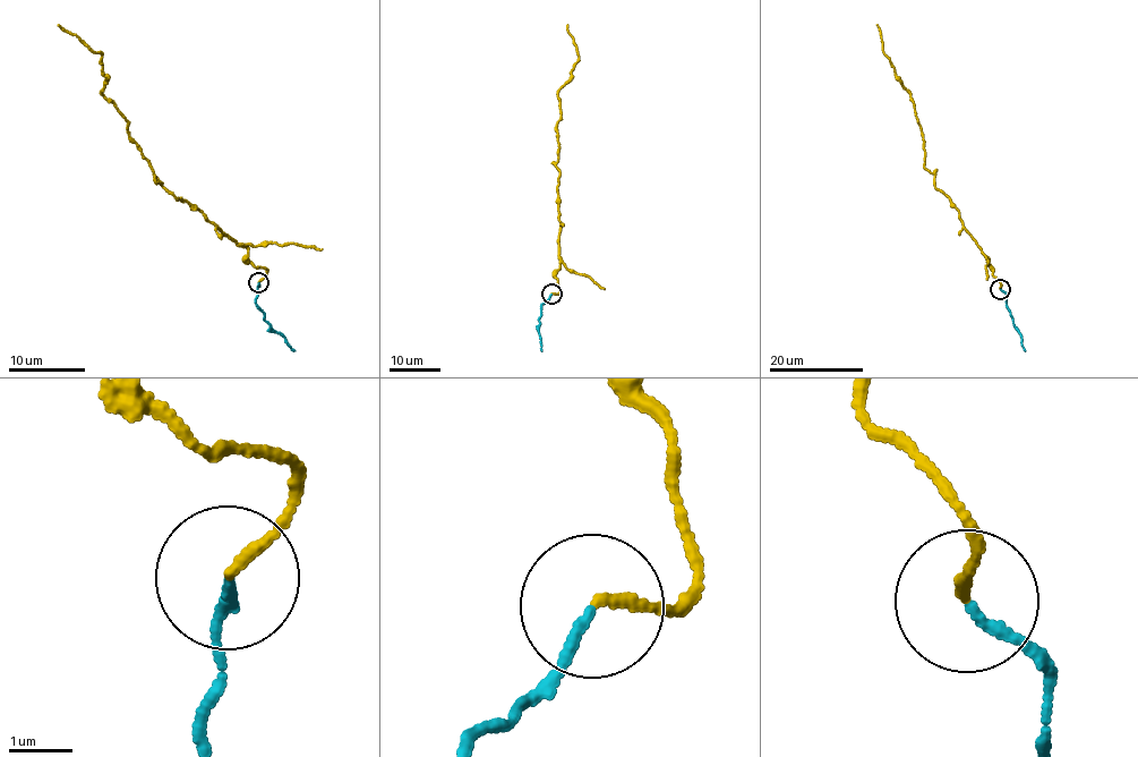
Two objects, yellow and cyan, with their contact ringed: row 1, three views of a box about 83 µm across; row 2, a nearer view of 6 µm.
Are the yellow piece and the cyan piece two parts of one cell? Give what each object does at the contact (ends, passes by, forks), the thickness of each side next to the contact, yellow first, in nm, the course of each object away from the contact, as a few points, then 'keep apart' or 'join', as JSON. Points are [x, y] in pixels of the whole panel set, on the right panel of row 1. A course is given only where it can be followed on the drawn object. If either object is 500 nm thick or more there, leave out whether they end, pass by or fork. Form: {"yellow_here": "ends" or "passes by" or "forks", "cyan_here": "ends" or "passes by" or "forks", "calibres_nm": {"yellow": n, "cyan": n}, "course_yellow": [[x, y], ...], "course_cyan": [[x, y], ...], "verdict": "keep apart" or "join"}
{"yellow_here": "ends", "cyan_here": "ends", "calibres_nm": {"yellow": 160, "cyan": 150}, "course_yellow": [[1000, 289], [989, 260], [924, 167], [924, 142], [914, 102], [883, 50], [876, 25]], "course_cyan": [[1000, 289], [1007, 294], [1007, 307], [1025, 351]], "verdict": "join"}

